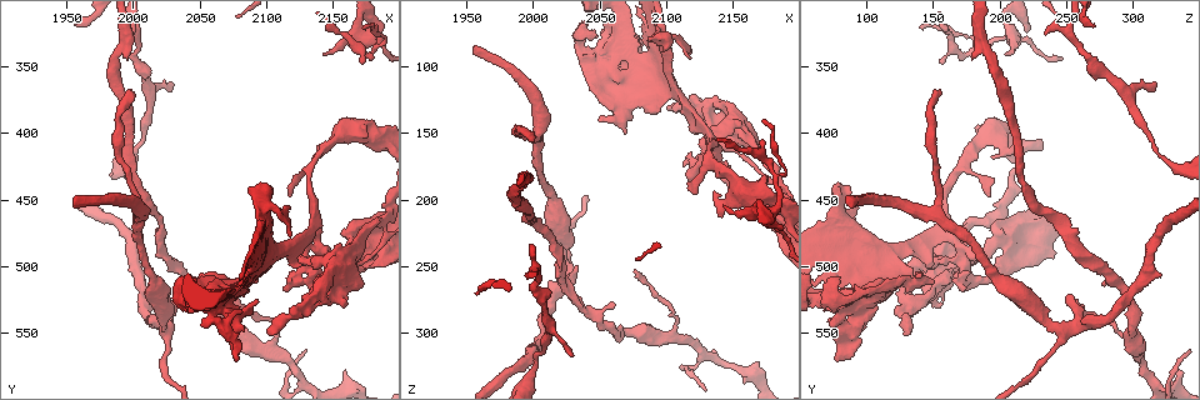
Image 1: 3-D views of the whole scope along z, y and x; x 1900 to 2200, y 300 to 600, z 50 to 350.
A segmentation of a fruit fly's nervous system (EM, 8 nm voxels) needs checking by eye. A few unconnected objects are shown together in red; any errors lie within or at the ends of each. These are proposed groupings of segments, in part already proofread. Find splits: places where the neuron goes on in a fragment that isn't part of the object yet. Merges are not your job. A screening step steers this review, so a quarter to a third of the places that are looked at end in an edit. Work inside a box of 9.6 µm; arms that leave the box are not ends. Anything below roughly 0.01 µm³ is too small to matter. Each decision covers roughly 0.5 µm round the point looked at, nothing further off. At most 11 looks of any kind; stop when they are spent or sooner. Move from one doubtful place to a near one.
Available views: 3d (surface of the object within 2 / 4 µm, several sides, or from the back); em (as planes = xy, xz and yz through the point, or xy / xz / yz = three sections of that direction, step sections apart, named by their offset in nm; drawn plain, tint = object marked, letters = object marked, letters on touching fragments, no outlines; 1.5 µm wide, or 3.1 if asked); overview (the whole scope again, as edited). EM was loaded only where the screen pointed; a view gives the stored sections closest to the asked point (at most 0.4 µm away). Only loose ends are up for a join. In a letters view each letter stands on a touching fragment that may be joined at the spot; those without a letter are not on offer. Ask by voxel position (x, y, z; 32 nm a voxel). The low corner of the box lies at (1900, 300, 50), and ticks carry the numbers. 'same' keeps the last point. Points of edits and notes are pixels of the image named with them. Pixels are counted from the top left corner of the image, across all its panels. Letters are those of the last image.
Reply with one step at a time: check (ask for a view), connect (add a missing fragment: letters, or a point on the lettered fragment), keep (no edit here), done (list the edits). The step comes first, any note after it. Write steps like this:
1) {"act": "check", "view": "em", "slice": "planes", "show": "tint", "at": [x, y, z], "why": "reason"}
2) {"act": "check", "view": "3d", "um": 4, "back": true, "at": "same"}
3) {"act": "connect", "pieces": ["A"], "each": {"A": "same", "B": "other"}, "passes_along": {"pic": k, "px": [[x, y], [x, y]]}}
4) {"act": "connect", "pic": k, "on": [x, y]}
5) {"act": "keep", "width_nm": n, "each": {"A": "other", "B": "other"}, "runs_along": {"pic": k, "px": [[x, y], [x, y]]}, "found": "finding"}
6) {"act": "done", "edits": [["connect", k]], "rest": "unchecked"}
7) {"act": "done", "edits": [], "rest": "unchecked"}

{"act": "check", "view": "3d", "um": 4, "back": true, "at": [2172, 322, 140], "why": "tapers out"}

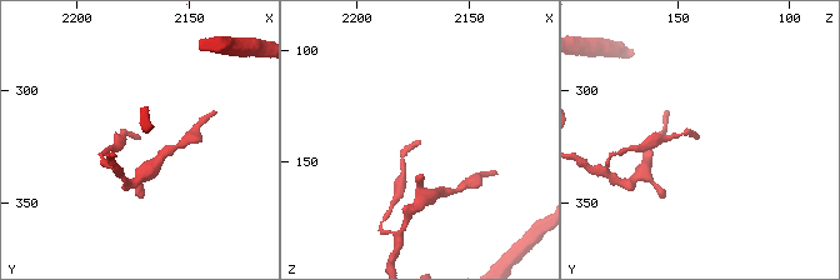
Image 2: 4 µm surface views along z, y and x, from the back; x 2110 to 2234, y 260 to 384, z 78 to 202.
{"act": "check", "view": "em", "slice": "xy", "step": 4, "show": "letters", "at": [2172, 322, 140]}

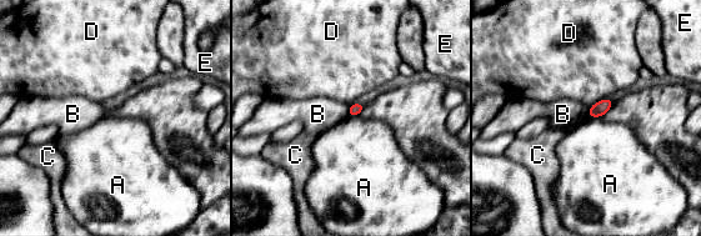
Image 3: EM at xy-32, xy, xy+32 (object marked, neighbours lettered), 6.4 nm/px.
{"act": "keep", "each": {"A": "other", "B": "other", "C": "other", "D": "other", "E": "other"}, "found": "none of them fits"}

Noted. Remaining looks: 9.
{"act": "check", "view": "em", "slice": "planes", "show": "tint", "at": [2030, 364, 318], "why": "branch stops here"}

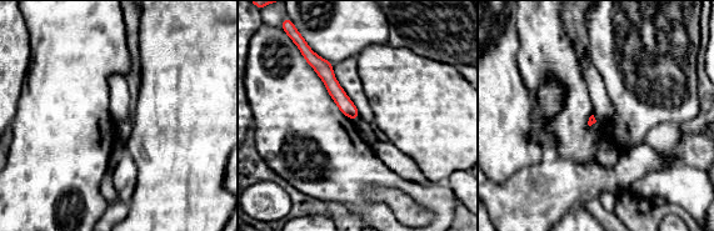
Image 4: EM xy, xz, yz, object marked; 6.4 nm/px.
{"act": "check", "view": "em", "slice": "planes", "show": "letters", "at": "same", "why": "what lies round it"}

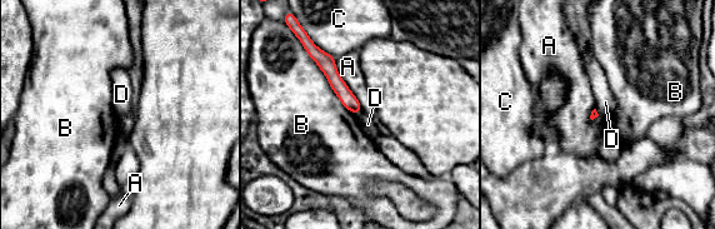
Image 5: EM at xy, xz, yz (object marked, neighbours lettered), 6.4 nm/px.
{"act": "keep", "each": {"A": "other", "B": "other", "C": "other", "D": "other"}, "border": {"pic": 5, "px": [[360, 110], [355, 114]]}, "found": "no lettered fragment goes on from it"}

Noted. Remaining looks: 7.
{"act": "check", "view": "em", "slice": "planes", "show": "letters", "at": [1998, 326, 234], "why": "thin end"}

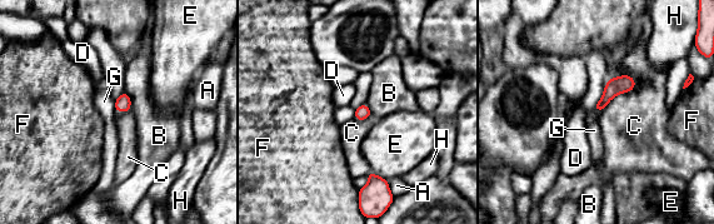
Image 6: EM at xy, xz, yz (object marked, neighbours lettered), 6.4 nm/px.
{"act": "keep", "each": {"A": "other", "B": "other", "C": "other", "D": "other", "E": "other", "F": "other", "G": "other", "H": "other"}, "found": "none of them fits"}

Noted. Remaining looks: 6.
{"act": "check", "view": "em", "slice": "xy", "step": 8, "show": "tint", "at": [1956, 456, 88], "why": "long arm stops here"}

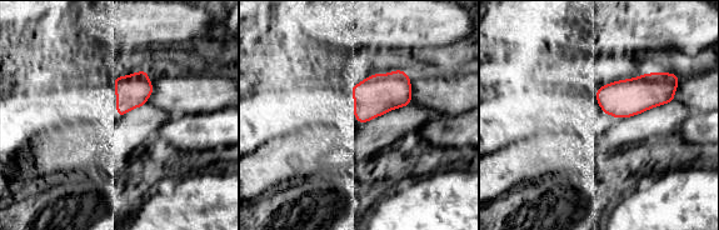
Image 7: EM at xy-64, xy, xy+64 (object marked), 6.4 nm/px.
{"act": "check", "view": "em", "slice": "planes", "show": "tint", "at": "same", "why": "cut it another way"}

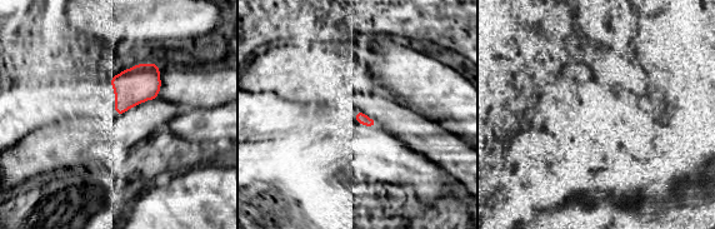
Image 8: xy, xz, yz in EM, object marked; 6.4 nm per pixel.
{"act": "check", "view": "em", "slice": "planes", "show": "letters", "at": "same"}

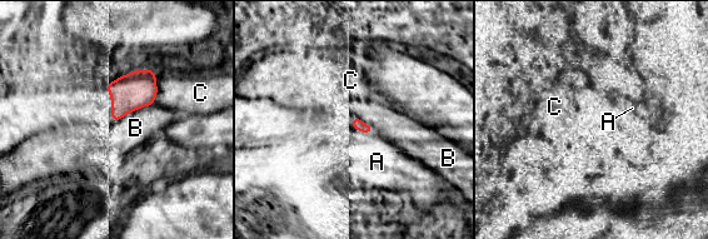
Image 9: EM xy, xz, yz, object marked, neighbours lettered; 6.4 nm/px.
{"act": "keep", "each": {"A": "other", "B": "other", "C": "other"}, "border": {"pic": 9, "px": [[153, 104], [131, 110], [116, 122]]}, "found": "no lettered fragment goes on from it"}

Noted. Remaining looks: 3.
{"act": "done", "edits": [], "rest": "unchecked"}

